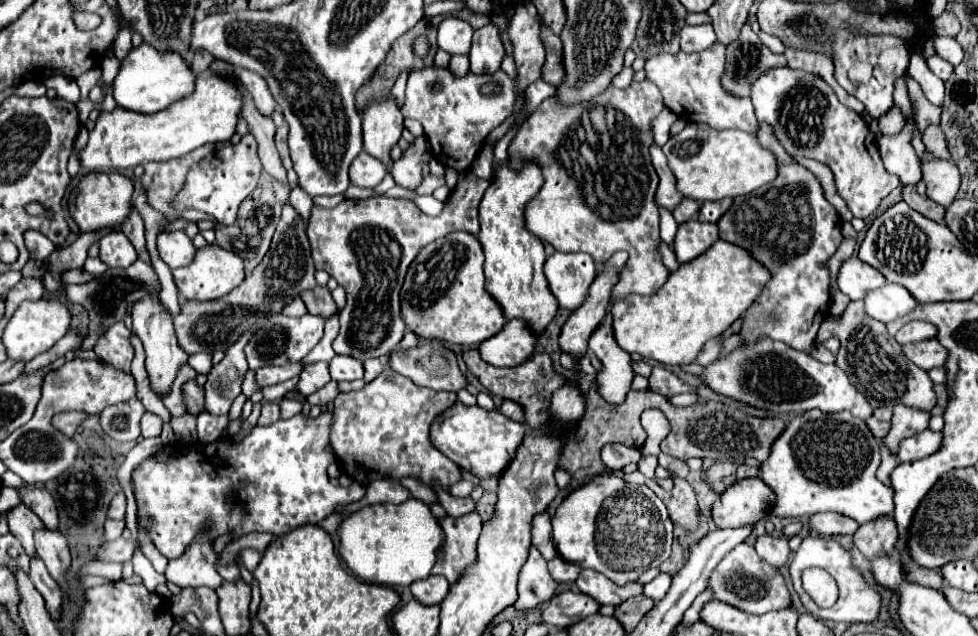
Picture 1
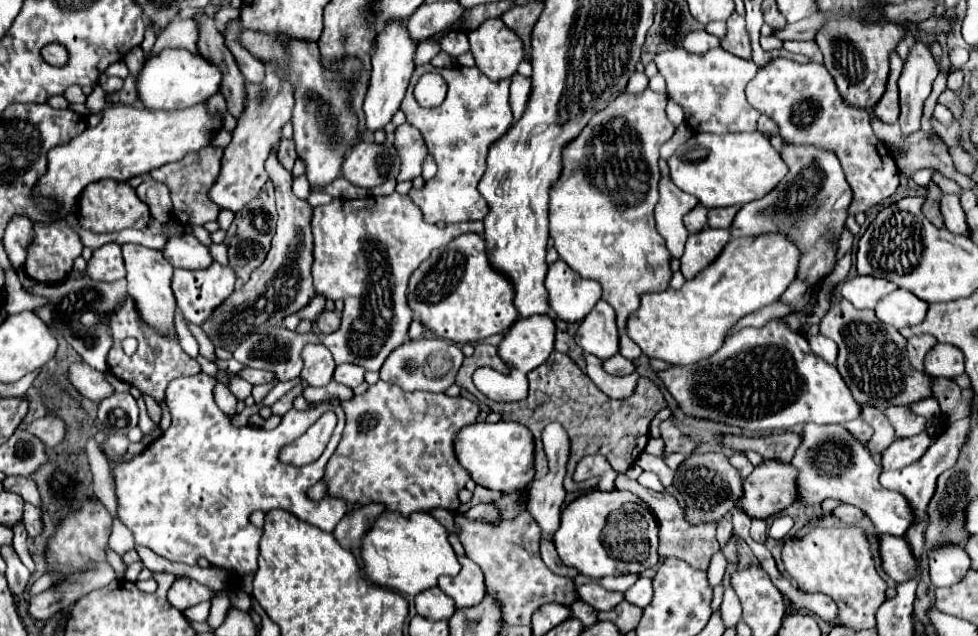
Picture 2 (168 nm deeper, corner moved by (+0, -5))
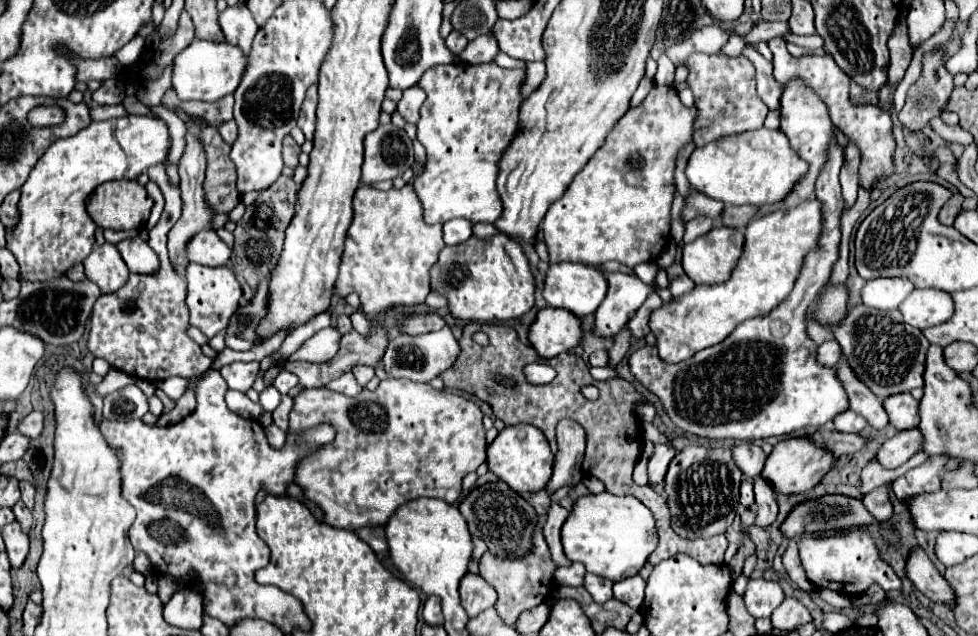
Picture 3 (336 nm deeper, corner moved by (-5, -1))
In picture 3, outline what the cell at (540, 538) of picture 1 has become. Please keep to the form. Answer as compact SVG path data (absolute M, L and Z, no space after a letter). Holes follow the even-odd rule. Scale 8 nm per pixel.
M562 419L556 429L558 453L554 461L554 473L548 483L548 493L562 485L574 485L582 481L582 459L584 459L584 429L572 419Z

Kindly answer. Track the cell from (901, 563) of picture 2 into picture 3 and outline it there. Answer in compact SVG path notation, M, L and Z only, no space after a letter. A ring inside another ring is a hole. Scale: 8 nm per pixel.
M916 547L910 553L906 573L908 573L908 579L916 585L916 589L920 593L924 593L930 601L944 603L950 609L954 607L954 589L950 587L950 583L946 583L946 579L940 575L940 571L932 565L932 561L924 553L924 549Z

